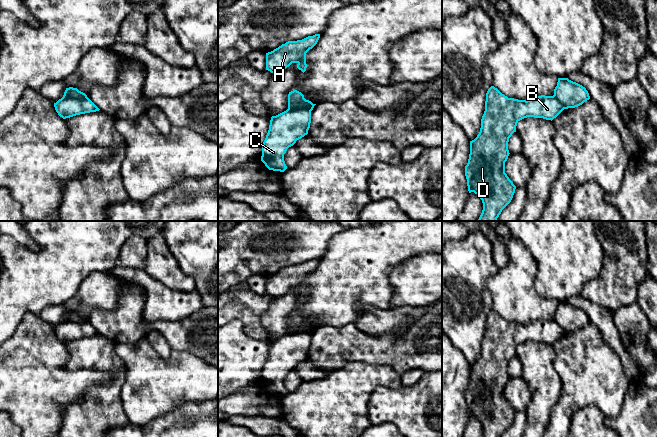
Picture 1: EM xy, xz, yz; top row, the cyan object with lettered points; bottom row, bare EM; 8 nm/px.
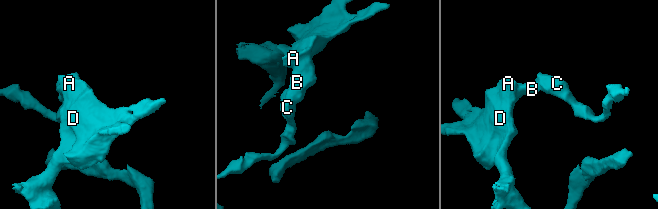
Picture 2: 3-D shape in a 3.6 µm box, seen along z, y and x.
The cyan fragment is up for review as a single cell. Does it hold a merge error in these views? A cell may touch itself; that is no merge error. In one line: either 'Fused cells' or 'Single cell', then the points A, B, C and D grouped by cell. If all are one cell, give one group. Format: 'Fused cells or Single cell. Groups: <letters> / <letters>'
Fused cells. Groups: A B D / C

